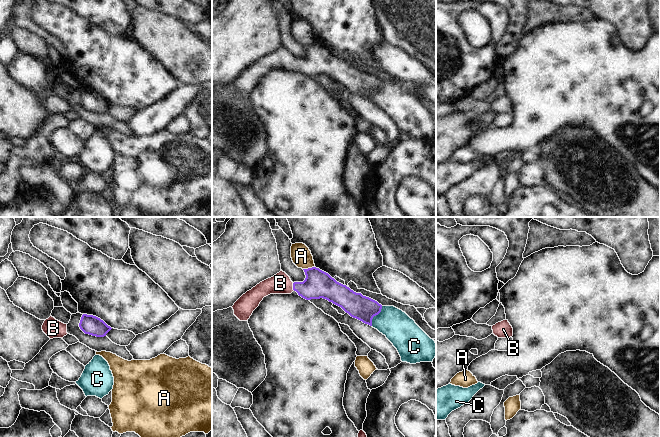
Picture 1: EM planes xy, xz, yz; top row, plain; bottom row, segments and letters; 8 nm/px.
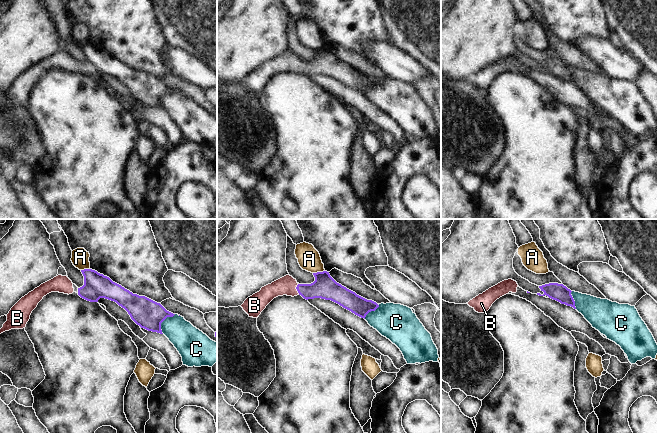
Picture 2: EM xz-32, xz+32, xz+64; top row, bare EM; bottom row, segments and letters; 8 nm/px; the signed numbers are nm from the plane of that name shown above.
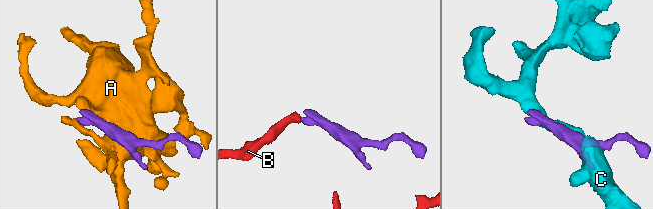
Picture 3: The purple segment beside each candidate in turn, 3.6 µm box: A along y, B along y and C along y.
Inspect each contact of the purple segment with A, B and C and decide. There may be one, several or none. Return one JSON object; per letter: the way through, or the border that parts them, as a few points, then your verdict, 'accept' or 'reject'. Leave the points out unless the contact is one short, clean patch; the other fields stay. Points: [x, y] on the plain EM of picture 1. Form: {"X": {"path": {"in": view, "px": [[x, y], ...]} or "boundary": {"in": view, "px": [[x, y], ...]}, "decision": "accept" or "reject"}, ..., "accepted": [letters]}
{"A": {"boundary": {"in": "xz", "px": [[314, 42], [303, 45]]}, "decision": "reject"}, "B": {"path": {"in": "xz", "px": [[318, 60], [313, 63], [293, 63], [287, 63], [280, 59]]}, "decision": "accept"}, "C": {"decision": "reject"}, "accepted": ["B"]}

